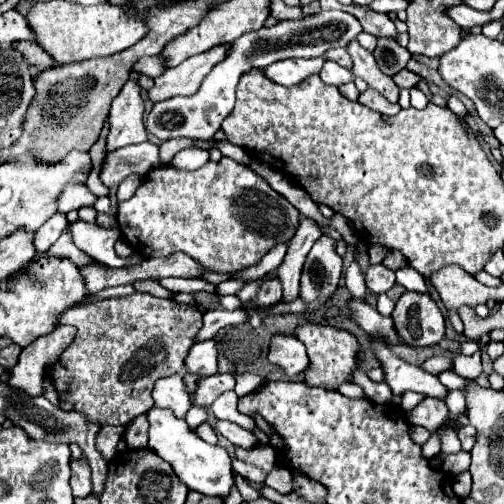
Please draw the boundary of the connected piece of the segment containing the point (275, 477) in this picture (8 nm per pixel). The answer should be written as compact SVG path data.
M275 466L273 472L265 478L265 484L277 492L291 492L291 470L285 466Z

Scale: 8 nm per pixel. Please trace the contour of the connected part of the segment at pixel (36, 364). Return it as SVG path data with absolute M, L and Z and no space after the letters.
M59 324L51 334L39 336L39 340L31 342L19 356L19 362L15 366L15 374L9 378L15 388L31 394L31 396L43 396L43 370L55 364L59 354L71 344L75 338L73 326Z

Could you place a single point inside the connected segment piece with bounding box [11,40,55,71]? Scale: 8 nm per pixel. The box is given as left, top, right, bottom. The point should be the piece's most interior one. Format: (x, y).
(32, 51)

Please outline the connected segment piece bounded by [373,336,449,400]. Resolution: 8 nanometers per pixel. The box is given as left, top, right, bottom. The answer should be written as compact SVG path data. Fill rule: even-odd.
M375 336L375 340L377 342L373 348L377 352L377 358L383 364L385 380L391 386L393 394L403 394L407 390L413 390L413 392L423 392L425 396L433 396L439 400L447 398L449 390L439 382L437 376L423 372L419 366L407 364L405 360L397 358L383 340L379 340L377 336Z

